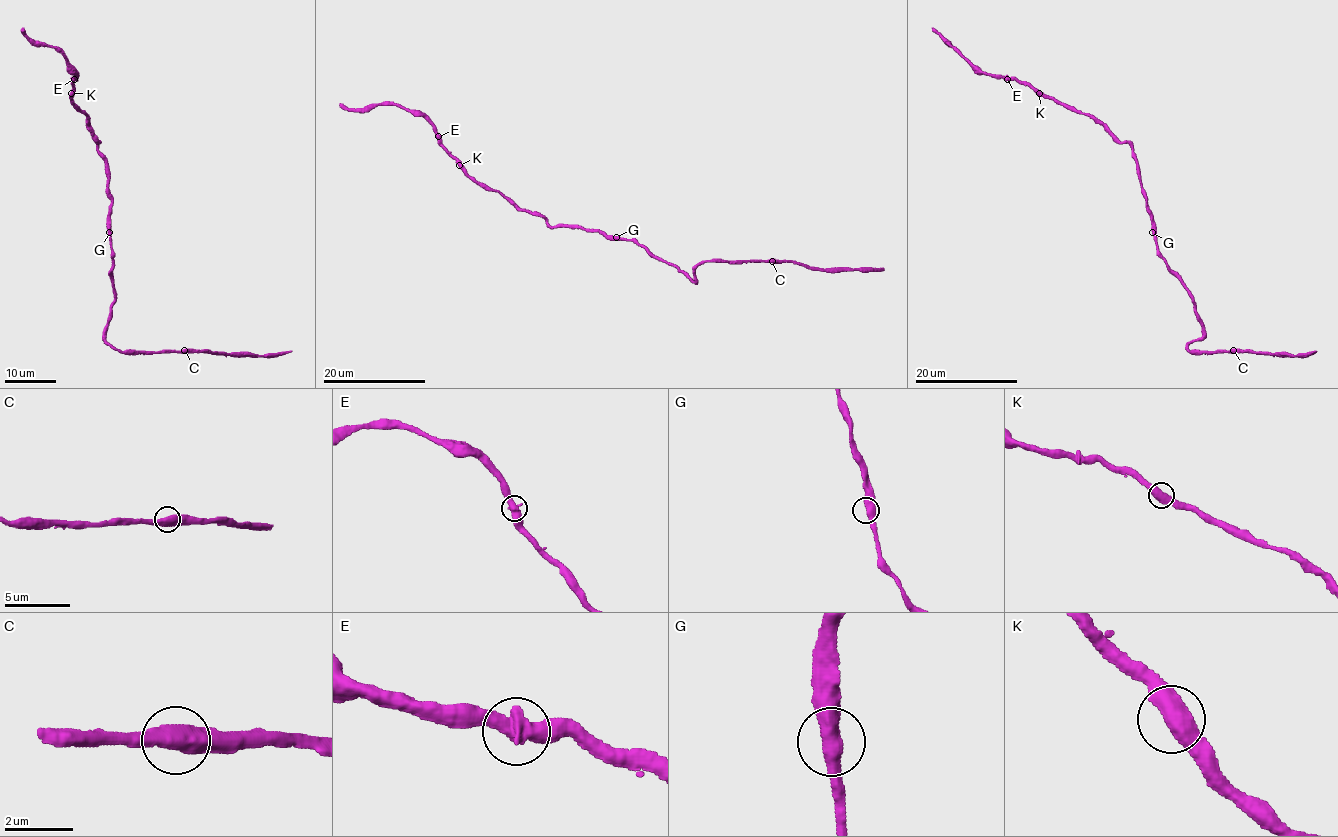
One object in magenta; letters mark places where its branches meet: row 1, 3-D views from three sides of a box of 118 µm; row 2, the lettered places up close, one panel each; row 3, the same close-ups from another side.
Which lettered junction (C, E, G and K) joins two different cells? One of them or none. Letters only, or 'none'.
none

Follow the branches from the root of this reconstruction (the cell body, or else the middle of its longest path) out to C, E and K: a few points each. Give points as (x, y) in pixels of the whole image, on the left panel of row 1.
C: (110, 232), (115, 298), (104, 340), (122, 351), (184, 350)
E: (110, 232), (112, 195), (108, 189), (107, 164), (84, 112), (75, 108), (71, 96), (75, 93), (74, 78)
K: (110, 232), (112, 195), (108, 189), (107, 164), (84, 112), (75, 108), (71, 93)

